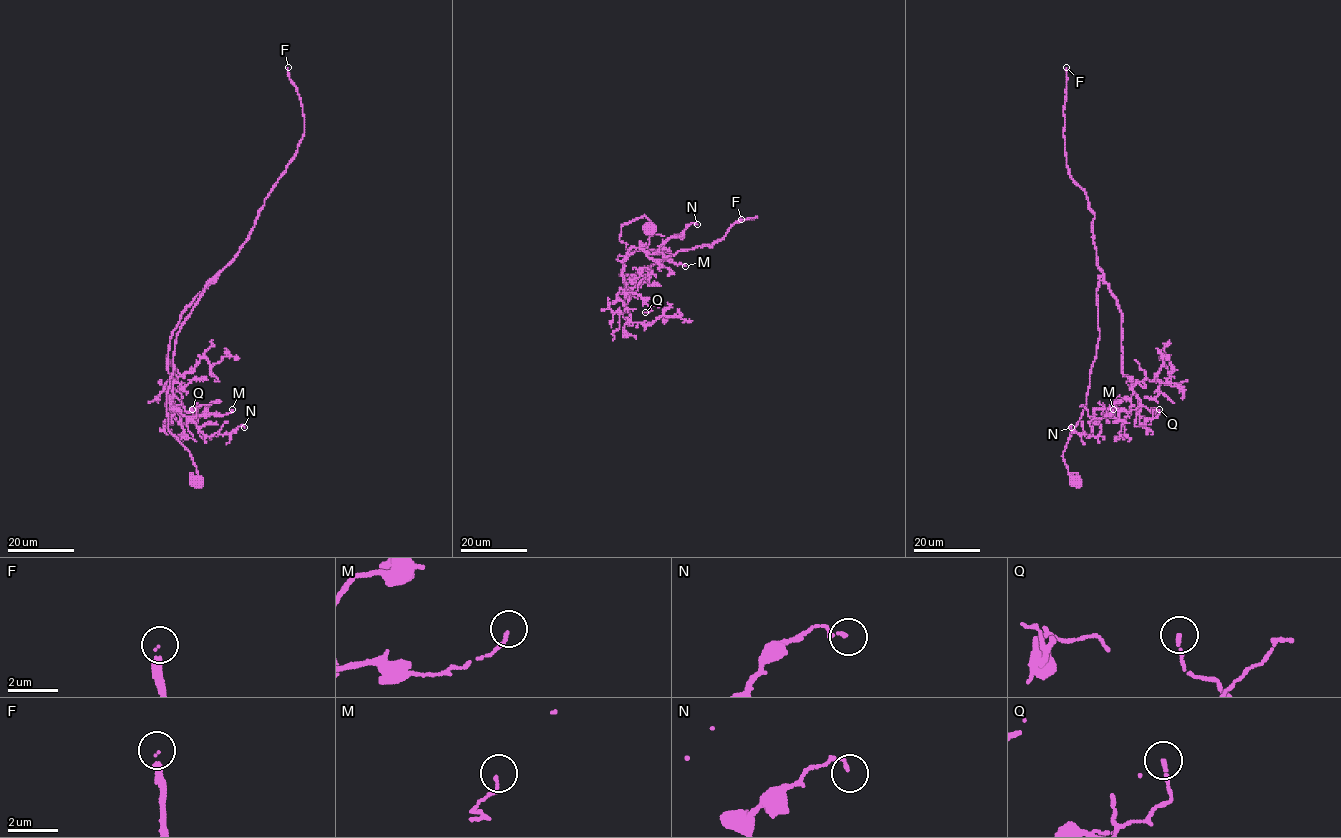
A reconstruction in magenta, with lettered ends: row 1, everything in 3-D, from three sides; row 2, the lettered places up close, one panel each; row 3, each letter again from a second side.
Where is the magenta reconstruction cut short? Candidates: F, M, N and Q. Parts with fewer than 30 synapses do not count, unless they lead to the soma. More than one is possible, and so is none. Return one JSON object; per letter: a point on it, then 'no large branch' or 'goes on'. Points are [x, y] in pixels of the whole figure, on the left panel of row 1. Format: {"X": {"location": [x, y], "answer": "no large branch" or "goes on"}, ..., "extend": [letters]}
{"F": {"location": [288, 67], "answer": "goes on"}, "M": {"location": [232, 409], "answer": "no large branch"}, "N": {"location": [244, 427], "answer": "no large branch"}, "Q": {"location": [192, 409], "answer": "no large branch"}, "extend": ["F"]}

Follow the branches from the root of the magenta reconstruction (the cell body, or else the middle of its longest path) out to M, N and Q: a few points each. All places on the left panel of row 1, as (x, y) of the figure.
M: (197, 484), (168, 430), (167, 392), (177, 333), (216, 275), (170, 339), (169, 405), (189, 420), (232, 409)
N: (197, 484), (168, 430), (167, 392), (177, 333), (216, 275), (170, 339), (169, 405), (205, 436), (244, 427)
Q: (197, 484), (168, 430), (167, 392), (177, 333), (216, 275), (170, 339), (170, 413), (188, 423), (192, 409)

